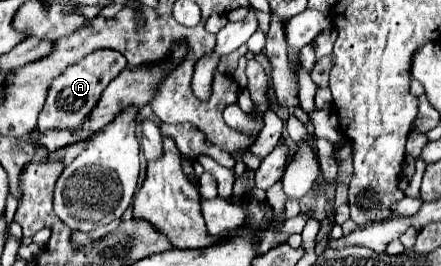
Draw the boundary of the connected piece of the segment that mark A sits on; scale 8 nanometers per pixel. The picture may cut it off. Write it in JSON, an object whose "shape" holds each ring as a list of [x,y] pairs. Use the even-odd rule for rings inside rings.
{"shape":[[[111,49],[95,51],[87,55],[83,61],[79,61],[77,65],[71,65],[51,83],[45,107],[39,113],[37,129],[81,129],[85,117],[89,117],[89,109],[97,105],[109,81],[113,81],[113,77],[117,77],[117,73],[121,73],[123,67],[127,67],[125,57]]]}

